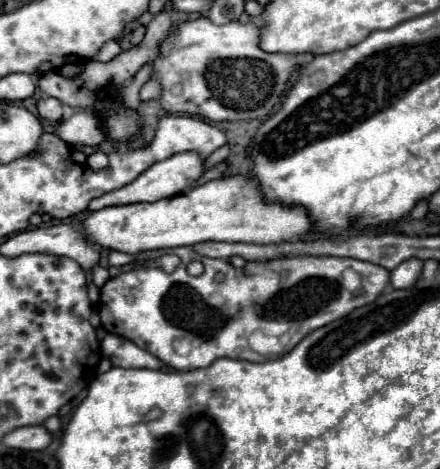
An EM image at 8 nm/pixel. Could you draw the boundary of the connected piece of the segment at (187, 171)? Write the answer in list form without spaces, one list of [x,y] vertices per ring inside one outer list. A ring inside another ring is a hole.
[[[186,151],[186,153],[176,153],[164,161],[158,161],[154,163],[150,169],[146,169],[138,179],[134,179],[132,183],[120,187],[120,189],[114,189],[110,193],[104,193],[96,199],[90,201],[88,209],[90,211],[98,211],[98,209],[104,209],[104,207],[112,207],[112,205],[128,205],[128,203],[144,203],[144,201],[158,201],[158,199],[164,199],[164,197],[172,197],[172,195],[178,195],[182,193],[184,189],[192,189],[196,185],[196,181],[204,175],[204,169],[206,169],[206,161],[200,159],[200,155],[196,155],[196,151]]]

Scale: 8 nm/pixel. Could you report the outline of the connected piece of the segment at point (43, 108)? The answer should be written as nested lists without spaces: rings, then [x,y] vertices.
[[[46,97],[38,101],[38,113],[46,121],[60,121],[62,119],[62,103],[58,99]]]

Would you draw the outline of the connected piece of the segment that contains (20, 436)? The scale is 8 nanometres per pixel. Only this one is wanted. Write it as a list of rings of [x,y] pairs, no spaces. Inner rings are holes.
[[[32,425],[32,427],[20,427],[16,431],[10,431],[4,435],[2,443],[6,447],[16,447],[22,451],[42,451],[50,443],[50,433],[42,425]]]

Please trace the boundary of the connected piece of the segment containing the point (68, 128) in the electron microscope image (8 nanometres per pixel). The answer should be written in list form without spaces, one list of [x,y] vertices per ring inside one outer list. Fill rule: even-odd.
[[[84,111],[76,113],[70,119],[64,119],[58,129],[58,137],[66,141],[70,147],[76,145],[100,145],[106,139],[106,133],[98,127],[98,115]]]

